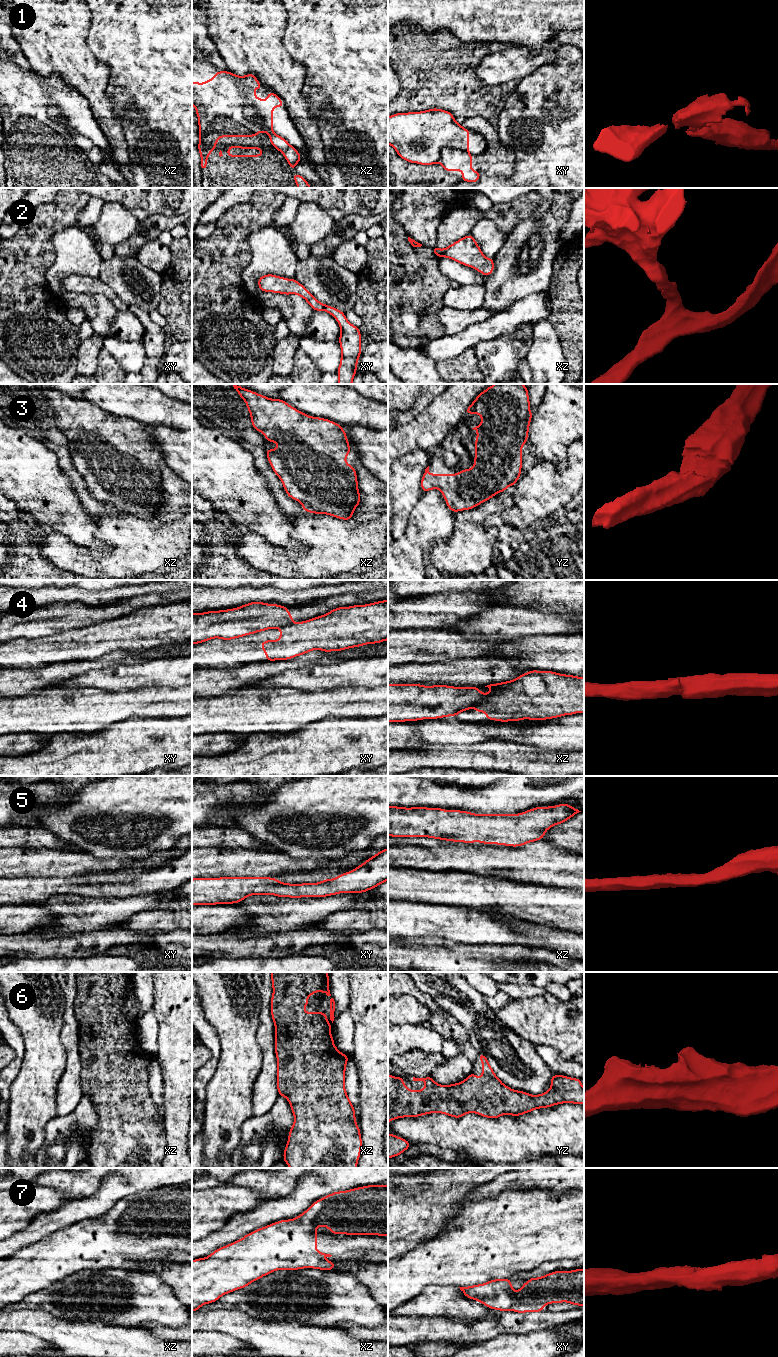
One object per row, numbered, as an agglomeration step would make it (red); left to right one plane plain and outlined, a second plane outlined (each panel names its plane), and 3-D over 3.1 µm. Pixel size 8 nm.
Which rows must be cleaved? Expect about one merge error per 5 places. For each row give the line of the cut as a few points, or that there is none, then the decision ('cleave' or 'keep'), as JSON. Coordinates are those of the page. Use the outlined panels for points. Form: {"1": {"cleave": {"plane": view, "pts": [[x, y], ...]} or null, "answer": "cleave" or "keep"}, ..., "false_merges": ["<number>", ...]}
{"1": {"cleave": {"plane": "xz", "pts": [[247, 105], [250, 105], [257, 112], [257, 122]]}, "answer": "cleave"}, "2": {"cleave": null, "answer": "keep"}, "3": {"cleave": null, "answer": "keep"}, "4": {"cleave": {"plane": "xz", "pts": [[487, 694], [477, 705]]}, "answer": "cleave"}, "5": {"cleave": null, "answer": "keep"}, "6": {"cleave": null, "answer": "keep"}, "7": {"cleave": null, "answer": "keep"}, "false_merges": ["1", "4"]}

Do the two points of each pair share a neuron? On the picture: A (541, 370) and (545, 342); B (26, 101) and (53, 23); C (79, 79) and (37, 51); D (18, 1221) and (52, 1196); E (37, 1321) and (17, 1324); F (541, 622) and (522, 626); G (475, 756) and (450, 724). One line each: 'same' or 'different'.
A: same
B: different
C: same
D: same
E: same
F: same
G: different

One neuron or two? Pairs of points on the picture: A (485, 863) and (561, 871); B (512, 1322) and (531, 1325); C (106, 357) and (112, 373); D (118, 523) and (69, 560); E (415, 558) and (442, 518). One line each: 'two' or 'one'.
A: one
B: one
C: one
D: one
E: one

